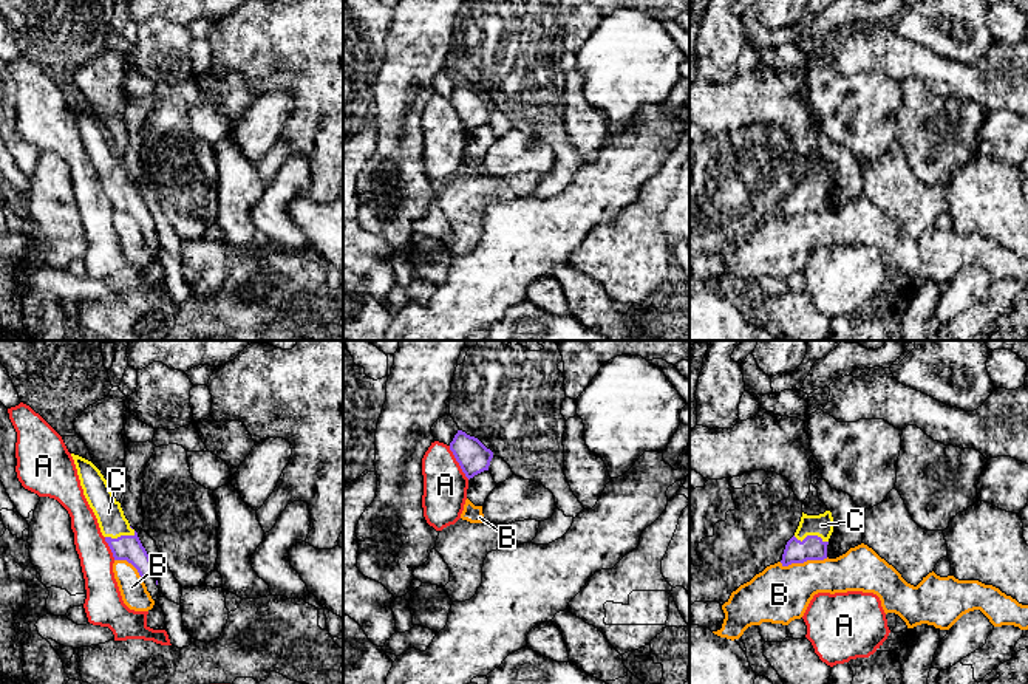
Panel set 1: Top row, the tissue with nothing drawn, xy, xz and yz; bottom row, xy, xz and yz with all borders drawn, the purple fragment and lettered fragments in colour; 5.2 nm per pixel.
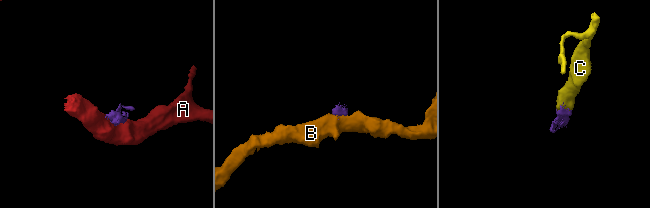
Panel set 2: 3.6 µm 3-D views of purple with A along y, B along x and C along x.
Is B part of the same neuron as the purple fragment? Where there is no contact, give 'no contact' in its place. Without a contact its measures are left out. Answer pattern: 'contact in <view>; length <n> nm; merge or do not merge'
contact in yz; length 260 nm; do not merge

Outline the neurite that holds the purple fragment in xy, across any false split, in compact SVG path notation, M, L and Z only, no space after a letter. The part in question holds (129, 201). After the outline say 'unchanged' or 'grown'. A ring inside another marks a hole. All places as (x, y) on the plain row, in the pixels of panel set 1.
M71 107L71 110L77 122L83 149L97 172L100 186L114 214L127 214L131 217L142 231L151 252L156 255L159 248L156 224L138 186L125 172L121 156L113 150L107 133L91 115L74 107Z; grown

